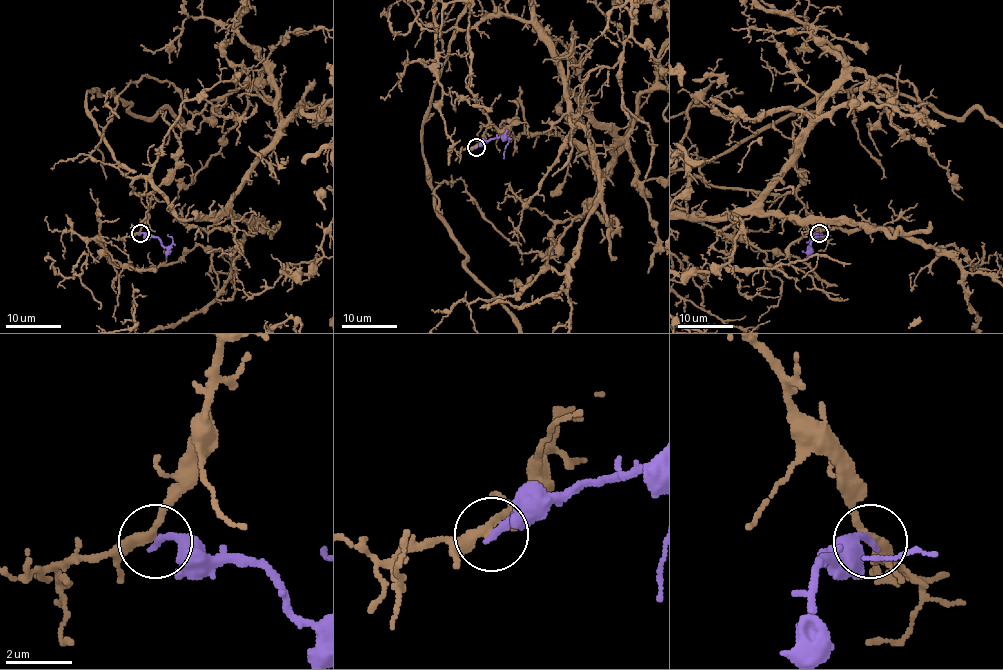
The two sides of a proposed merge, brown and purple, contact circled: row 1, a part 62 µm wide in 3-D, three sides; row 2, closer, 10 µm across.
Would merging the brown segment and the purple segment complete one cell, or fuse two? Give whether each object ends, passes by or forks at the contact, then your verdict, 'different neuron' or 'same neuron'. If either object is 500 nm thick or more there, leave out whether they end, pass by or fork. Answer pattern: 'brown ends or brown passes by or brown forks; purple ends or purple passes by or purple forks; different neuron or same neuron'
brown passes by; purple ends; different neuron

